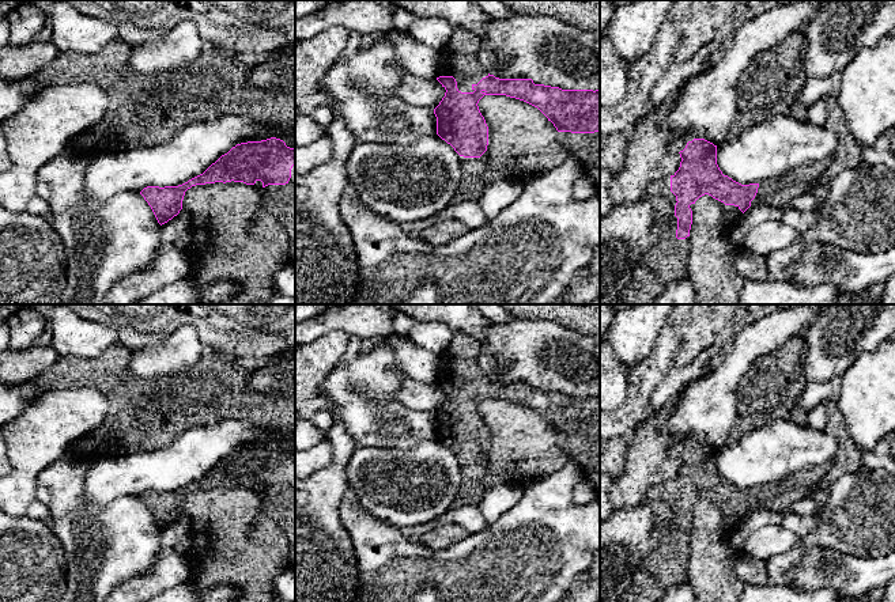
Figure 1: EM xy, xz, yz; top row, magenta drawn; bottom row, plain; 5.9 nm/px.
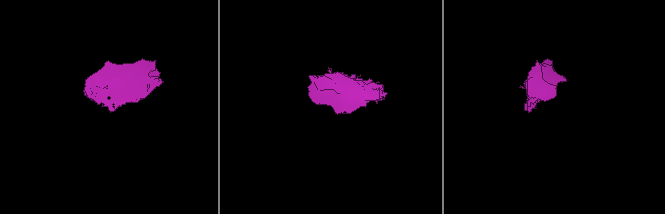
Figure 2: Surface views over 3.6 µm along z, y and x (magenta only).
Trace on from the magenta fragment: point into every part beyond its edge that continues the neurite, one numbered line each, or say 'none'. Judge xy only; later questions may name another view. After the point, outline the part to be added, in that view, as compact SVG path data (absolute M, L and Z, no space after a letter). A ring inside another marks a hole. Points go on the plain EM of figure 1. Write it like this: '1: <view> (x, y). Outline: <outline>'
none

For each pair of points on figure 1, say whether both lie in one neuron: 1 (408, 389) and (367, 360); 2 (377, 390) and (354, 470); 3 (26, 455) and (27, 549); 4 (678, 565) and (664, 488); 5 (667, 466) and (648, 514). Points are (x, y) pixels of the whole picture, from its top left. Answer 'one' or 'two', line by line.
1: two
2: two
3: two
4: one
5: two

